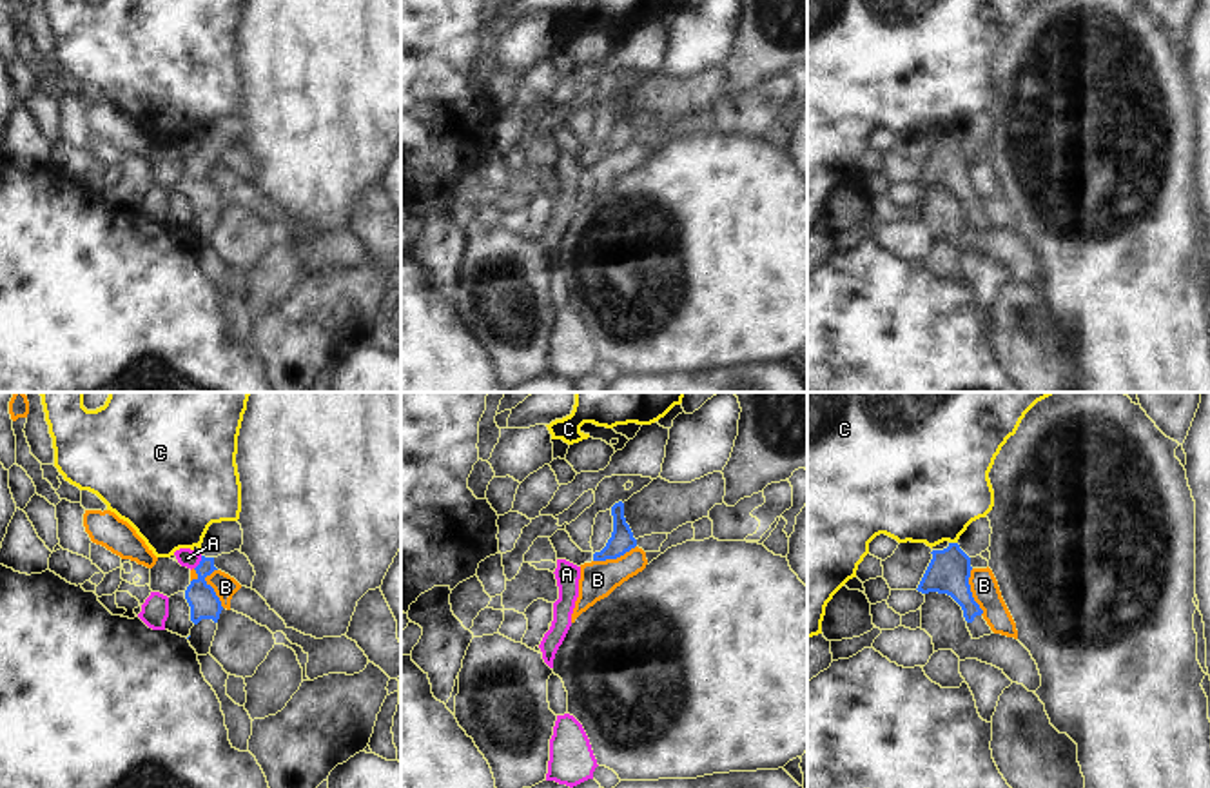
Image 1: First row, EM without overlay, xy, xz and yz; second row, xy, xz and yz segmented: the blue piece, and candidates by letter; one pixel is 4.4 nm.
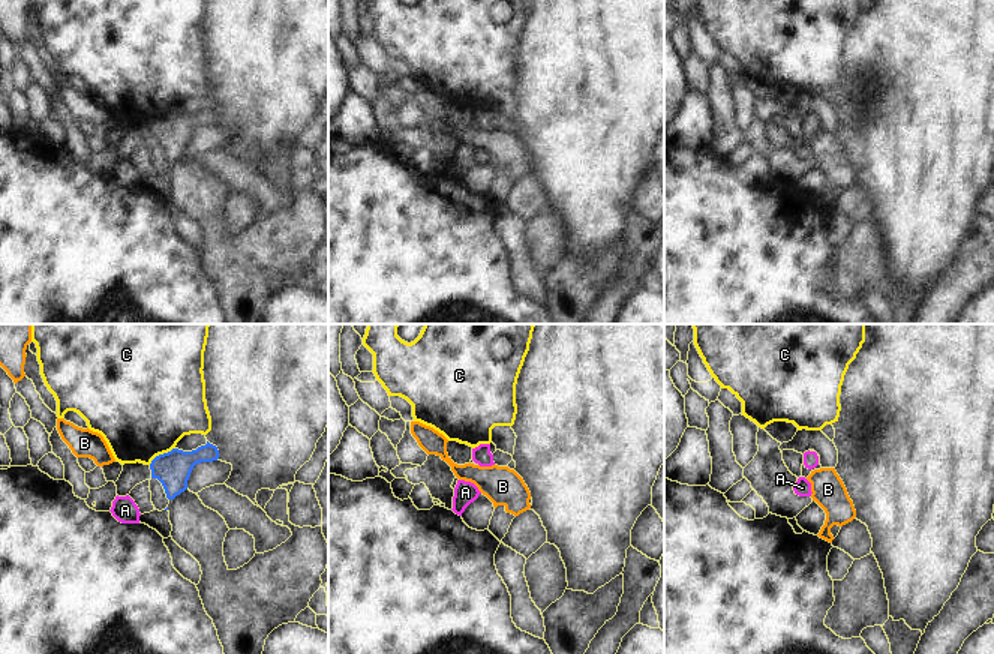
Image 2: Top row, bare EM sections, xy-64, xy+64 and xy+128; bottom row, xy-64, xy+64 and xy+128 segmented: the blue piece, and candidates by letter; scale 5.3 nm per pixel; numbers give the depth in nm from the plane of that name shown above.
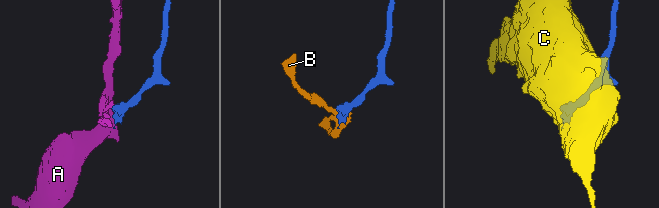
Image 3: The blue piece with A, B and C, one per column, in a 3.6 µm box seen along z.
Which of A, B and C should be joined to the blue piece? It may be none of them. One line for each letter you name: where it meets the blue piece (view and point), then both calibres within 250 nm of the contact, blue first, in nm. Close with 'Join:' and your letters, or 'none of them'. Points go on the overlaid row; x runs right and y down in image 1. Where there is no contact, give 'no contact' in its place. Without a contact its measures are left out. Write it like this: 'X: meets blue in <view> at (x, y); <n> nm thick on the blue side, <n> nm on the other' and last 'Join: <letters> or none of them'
Join: none of them

